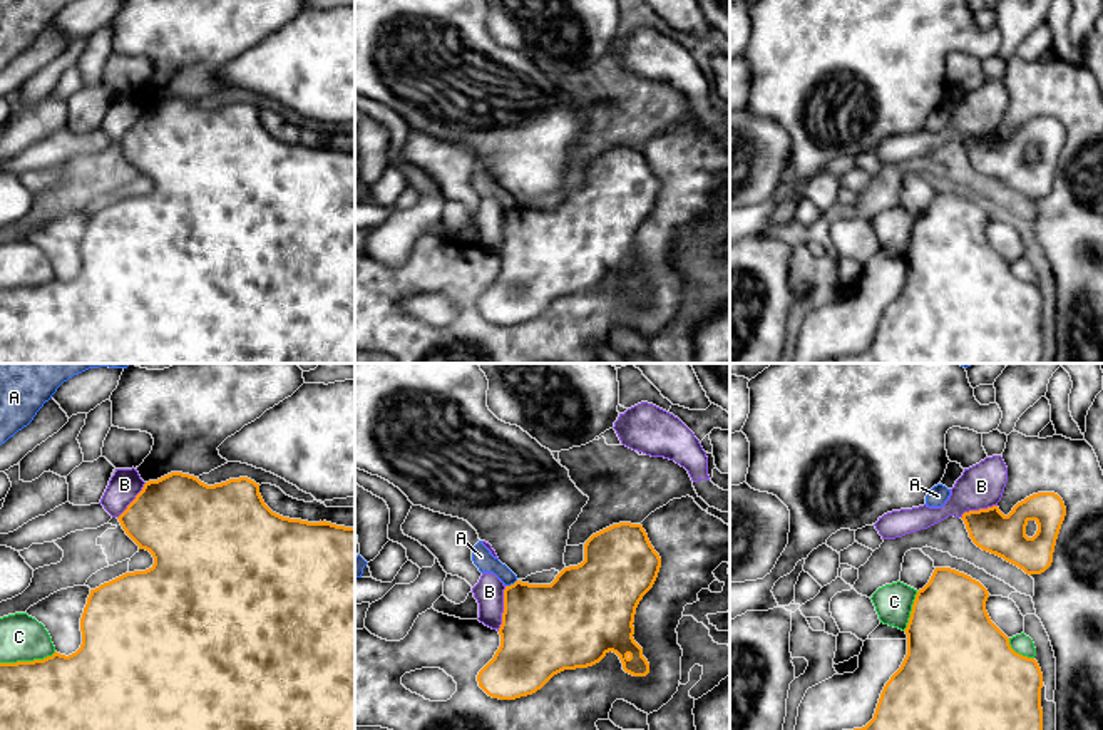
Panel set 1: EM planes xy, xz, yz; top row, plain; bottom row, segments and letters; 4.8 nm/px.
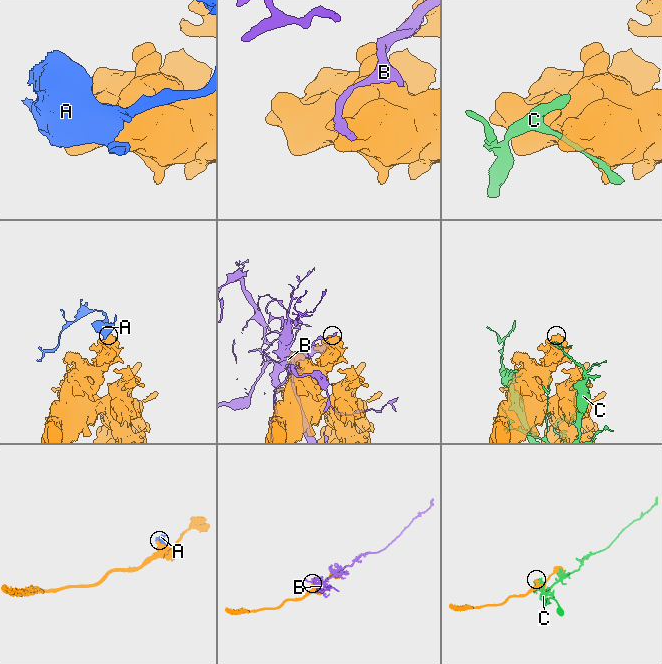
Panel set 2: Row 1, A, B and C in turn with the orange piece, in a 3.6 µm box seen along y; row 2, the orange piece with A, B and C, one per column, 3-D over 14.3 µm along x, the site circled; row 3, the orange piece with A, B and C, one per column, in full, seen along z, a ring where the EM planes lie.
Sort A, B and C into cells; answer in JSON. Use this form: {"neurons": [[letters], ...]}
{"neurons": [["A"], ["B"], ["C"]]}

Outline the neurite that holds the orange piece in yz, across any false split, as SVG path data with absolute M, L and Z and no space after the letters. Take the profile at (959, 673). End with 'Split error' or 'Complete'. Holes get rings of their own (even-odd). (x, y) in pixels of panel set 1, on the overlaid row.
M936 568L916 594L900 668L885 683L874 718L854 730L1043 730L1041 668L1011 648L986 611L988 598L971 576Z. Complete

